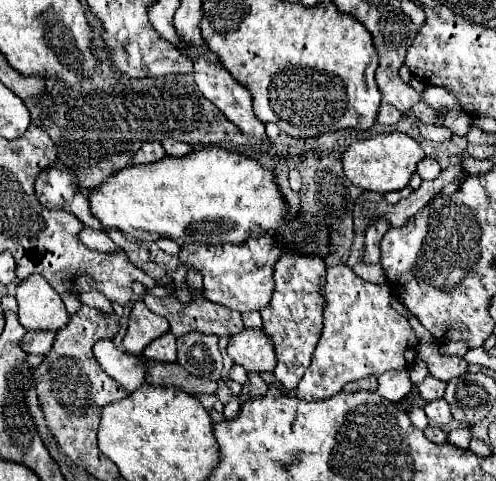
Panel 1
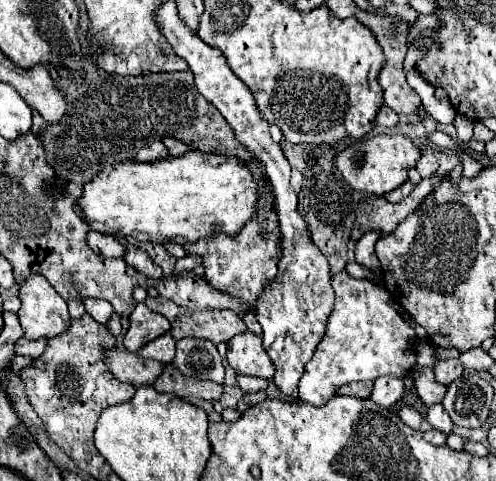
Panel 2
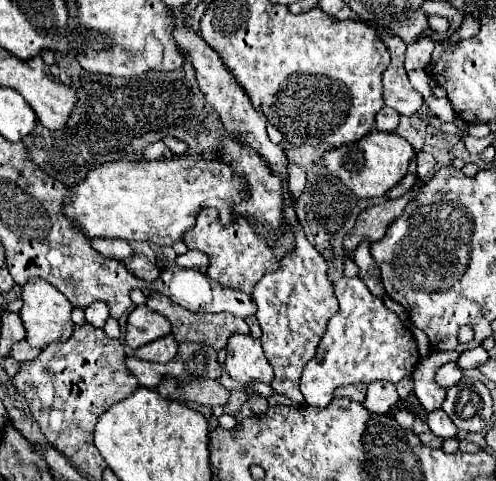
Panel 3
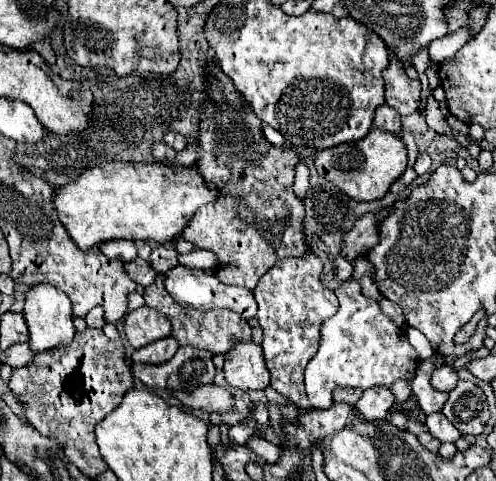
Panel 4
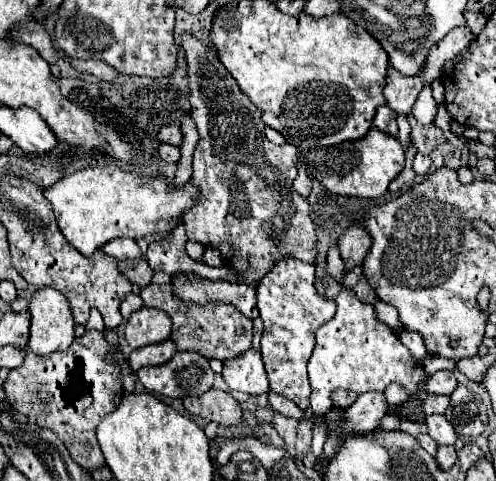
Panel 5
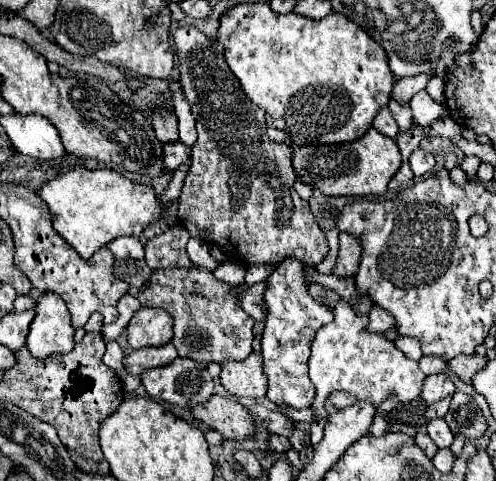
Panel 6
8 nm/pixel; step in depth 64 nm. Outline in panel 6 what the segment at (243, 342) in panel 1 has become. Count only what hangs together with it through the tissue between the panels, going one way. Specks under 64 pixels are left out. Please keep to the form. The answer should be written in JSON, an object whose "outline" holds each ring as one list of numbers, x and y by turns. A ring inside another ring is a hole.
{"outline":[[250,354,246,360,240,362,224,362,220,372,220,384,238,396,260,398,266,394,266,380,262,372,262,356]]}

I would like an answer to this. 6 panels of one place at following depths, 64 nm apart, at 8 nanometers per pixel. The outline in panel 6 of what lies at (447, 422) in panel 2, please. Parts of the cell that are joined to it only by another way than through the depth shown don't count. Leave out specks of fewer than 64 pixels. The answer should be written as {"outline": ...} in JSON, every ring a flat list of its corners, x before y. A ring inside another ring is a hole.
{"outline":[[436,418,436,420,428,420,428,436,432,438,432,442,438,448,448,448,454,442,454,434,448,428,444,418]]}

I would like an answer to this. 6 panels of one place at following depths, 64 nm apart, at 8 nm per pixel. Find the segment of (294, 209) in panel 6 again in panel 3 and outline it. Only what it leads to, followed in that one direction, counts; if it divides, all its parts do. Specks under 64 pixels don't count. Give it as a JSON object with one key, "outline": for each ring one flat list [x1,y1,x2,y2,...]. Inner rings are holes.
{"outline":[[234,136,226,138,222,160,226,160,236,172,246,176,246,180,250,184,248,186,250,188,250,198,236,208,236,222,232,226,228,226,228,228,218,224,218,212,216,210,212,210,212,208,202,210,198,220,196,220,196,226,184,236,184,242,186,242,186,246,190,250,200,250,200,252,208,254,210,264,208,264,208,272,206,274,212,280,216,280,224,288,232,288,232,290,240,290,240,292,252,294,252,288,260,282,260,276,264,276,266,272,274,272,278,268,278,262,282,260,282,256,286,256,286,252,290,248,294,248,292,232,290,232,290,228,286,228,286,222,282,218,282,202,280,202,282,200,282,184,280,184,280,178,270,172,268,164,252,148,246,148,244,144,240,144]]}

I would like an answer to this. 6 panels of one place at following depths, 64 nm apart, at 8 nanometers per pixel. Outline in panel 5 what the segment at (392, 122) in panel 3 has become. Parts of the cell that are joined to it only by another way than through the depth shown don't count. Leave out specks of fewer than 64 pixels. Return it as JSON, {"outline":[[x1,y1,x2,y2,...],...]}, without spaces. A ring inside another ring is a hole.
{"outline":[[382,104,374,116,374,126,386,134,396,136,398,134,398,124,396,124,396,112,392,108,388,108,386,104]]}

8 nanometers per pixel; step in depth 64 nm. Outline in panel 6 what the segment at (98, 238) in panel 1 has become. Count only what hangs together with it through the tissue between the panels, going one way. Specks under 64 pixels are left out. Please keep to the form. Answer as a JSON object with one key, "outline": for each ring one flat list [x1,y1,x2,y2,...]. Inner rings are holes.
{"outline":[[116,238,112,240,108,246,106,246,118,260,124,260,124,258,144,258,144,246,140,244,138,238]]}

